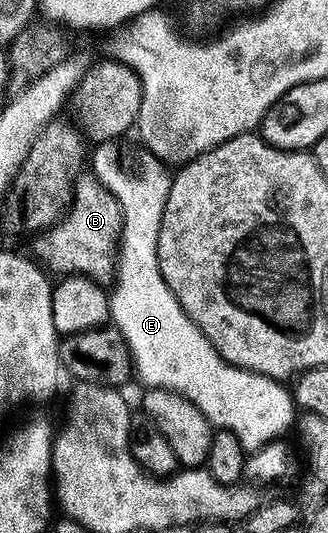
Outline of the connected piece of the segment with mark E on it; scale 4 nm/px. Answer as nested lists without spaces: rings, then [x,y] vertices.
[[[104,149],[95,150],[97,151],[94,154],[92,151],[91,154],[92,173],[101,181],[101,185],[115,195],[121,206],[121,237],[115,251],[115,277],[108,291],[109,316],[112,325],[122,333],[129,346],[136,377],[141,377],[146,382],[146,387],[173,390],[191,400],[191,404],[195,404],[195,408],[199,408],[199,412],[207,416],[214,428],[231,431],[246,452],[258,450],[261,446],[280,439],[287,435],[285,433],[288,430],[290,433],[295,422],[295,403],[290,387],[284,381],[232,366],[230,362],[223,360],[219,352],[215,352],[207,336],[203,336],[201,329],[183,312],[179,300],[171,292],[171,288],[167,288],[159,272],[157,241],[163,220],[163,208],[171,192],[173,174],[165,171],[164,164],[160,162],[162,159],[156,154],[142,153],[142,158],[137,162],[137,170],[127,170],[123,166],[117,166],[111,155],[101,151]]]

